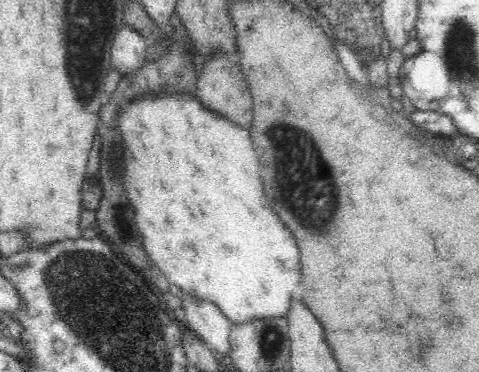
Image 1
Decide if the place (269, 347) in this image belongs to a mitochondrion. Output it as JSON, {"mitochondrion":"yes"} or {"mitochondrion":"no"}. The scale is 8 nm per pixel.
{"mitochondrion":"yes"}

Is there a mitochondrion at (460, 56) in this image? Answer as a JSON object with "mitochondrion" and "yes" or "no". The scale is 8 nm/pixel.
{"mitochondrion":"yes"}

